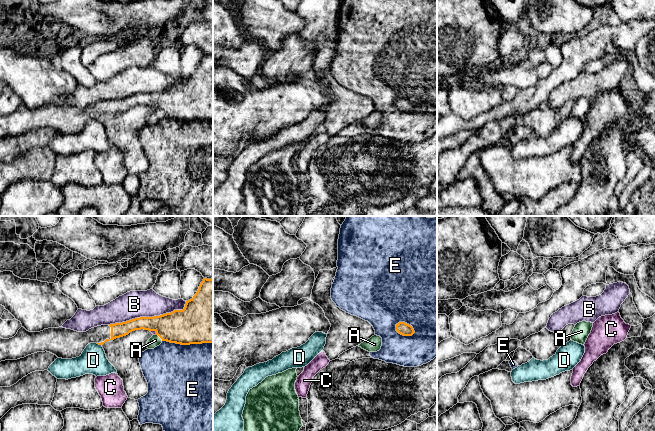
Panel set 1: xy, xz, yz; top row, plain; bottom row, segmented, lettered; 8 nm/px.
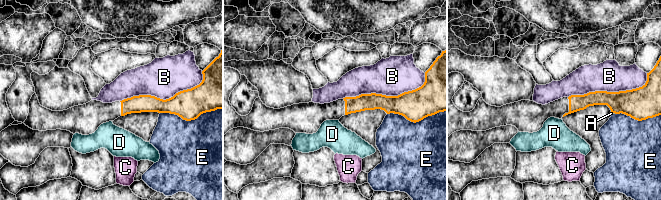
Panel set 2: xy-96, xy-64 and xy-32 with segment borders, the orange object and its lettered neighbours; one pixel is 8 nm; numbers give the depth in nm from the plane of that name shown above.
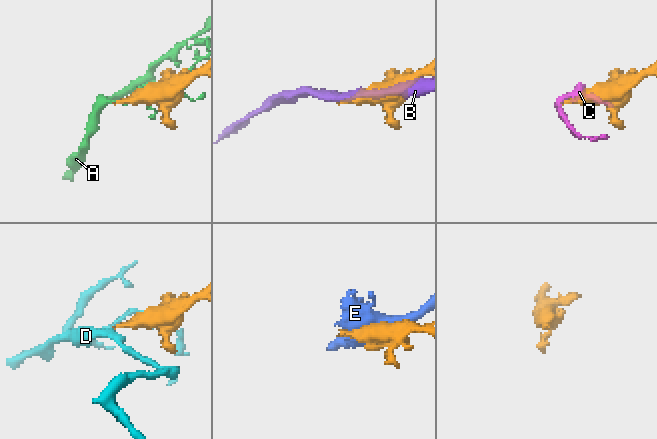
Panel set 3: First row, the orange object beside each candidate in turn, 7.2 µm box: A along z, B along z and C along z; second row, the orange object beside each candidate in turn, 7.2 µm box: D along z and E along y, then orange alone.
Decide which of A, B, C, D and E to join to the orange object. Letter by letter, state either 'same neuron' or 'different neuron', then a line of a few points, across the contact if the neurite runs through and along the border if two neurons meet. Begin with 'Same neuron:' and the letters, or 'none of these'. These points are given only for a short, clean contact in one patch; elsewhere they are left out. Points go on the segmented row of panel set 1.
Same neuron: none of these
A: different neuron
B: different neuron
C: different neuron
D: different neuron | xy (96, 343), (101, 345)
E: different neuron

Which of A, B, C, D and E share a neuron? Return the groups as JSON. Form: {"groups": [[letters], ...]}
{"groups": [["A"], ["B"], ["C"], ["D"], ["E"]]}

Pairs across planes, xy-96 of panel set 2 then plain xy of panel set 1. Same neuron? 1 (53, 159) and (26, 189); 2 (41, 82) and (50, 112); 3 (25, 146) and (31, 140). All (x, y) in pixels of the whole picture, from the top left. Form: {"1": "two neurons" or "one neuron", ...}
{"1": "two neurons", "2": "two neurons", "3": "one neuron"}

